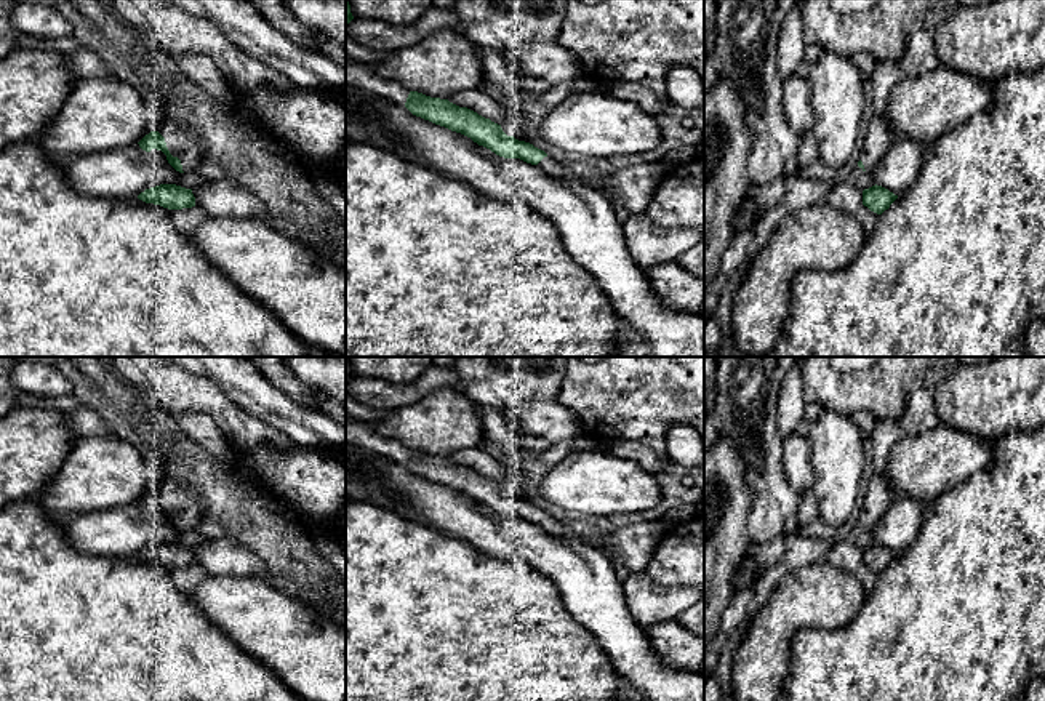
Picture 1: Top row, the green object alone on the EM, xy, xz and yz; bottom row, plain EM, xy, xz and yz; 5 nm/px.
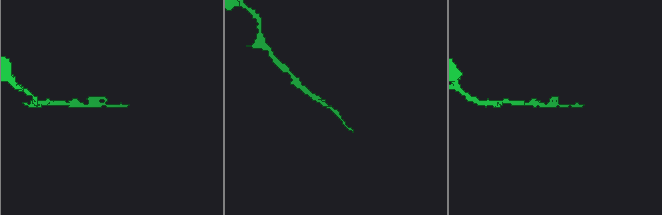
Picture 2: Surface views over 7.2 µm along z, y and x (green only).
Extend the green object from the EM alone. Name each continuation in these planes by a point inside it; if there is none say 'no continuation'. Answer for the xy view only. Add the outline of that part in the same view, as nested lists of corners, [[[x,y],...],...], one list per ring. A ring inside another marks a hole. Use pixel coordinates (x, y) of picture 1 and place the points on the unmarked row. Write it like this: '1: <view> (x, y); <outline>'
1: xy (189, 506); [[[162,479],[157,490],[165,496],[166,506],[173,515],[178,515],[182,530],[197,527],[208,514],[208,501],[174,479]]]

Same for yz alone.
1: yz (879, 496); [[[874,475],[863,498],[861,520],[867,531],[872,531],[879,519],[898,498],[885,475]]]

